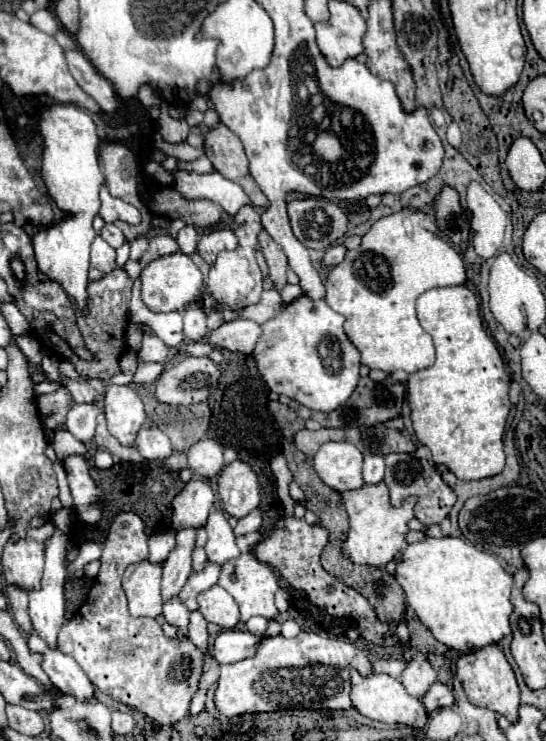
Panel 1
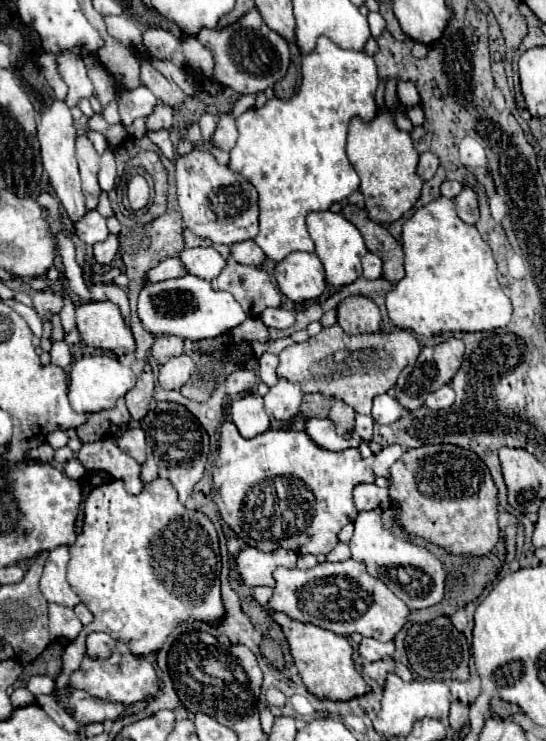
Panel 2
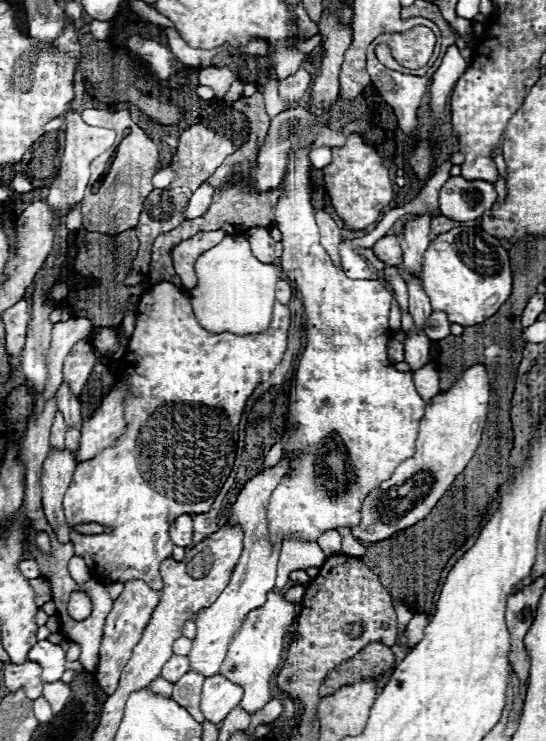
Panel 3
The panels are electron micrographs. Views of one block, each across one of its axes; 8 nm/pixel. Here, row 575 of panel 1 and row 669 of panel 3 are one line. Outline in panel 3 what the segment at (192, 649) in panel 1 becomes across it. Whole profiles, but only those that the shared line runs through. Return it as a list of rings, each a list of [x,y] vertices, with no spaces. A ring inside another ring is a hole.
[[[142,580],[126,582],[120,598],[114,600],[114,608],[106,618],[104,640],[102,640],[102,648],[100,648],[100,664],[98,664],[98,672],[96,672],[96,680],[108,696],[118,688],[120,672],[122,672],[124,664],[128,664],[128,660],[132,656],[132,648],[140,642],[140,636],[142,636],[144,628],[148,626],[148,620],[156,608],[158,600],[160,600],[160,592],[150,590],[148,584],[144,584]]]

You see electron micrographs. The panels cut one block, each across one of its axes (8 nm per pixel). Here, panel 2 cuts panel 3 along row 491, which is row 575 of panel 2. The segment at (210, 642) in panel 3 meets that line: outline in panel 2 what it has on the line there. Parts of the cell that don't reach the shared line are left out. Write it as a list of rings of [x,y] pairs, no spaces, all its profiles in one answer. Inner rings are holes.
[[[246,548],[236,558],[238,572],[248,586],[274,586],[274,570],[278,566],[296,568],[296,554],[290,550],[274,550],[274,552],[260,552],[256,548]]]

